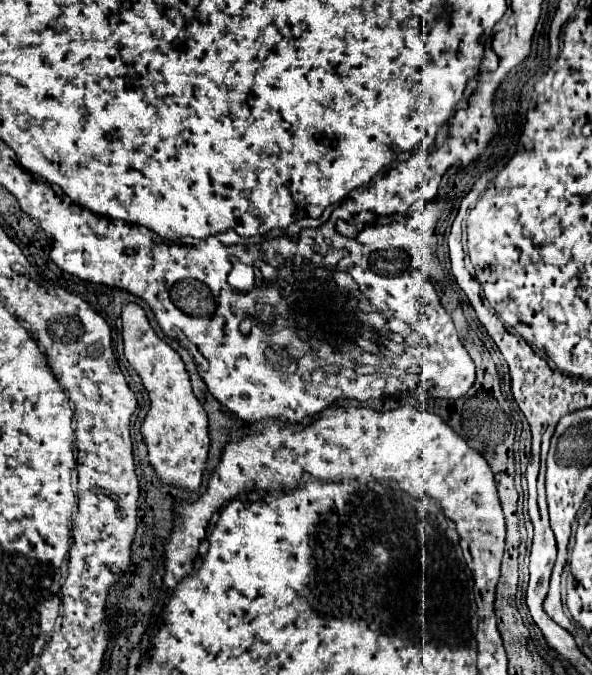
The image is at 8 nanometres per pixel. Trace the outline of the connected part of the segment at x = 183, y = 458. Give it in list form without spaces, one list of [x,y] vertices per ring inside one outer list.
[[[125,304],[121,320],[125,358],[141,376],[151,400],[151,408],[141,424],[141,434],[149,450],[149,462],[161,484],[197,492],[203,482],[211,440],[207,412],[193,394],[187,366],[181,356],[155,334],[155,330],[149,326],[145,310],[139,304]]]

